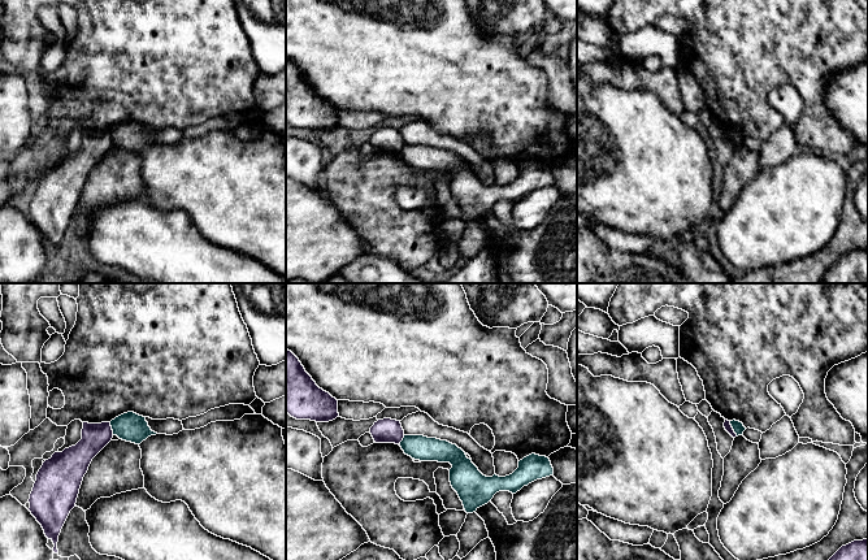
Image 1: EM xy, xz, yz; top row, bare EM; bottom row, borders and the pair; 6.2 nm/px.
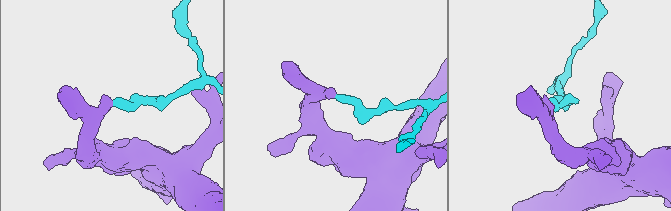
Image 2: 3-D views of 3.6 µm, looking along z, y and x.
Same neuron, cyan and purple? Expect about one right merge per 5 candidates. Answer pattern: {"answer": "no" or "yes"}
{"answer": "no"}

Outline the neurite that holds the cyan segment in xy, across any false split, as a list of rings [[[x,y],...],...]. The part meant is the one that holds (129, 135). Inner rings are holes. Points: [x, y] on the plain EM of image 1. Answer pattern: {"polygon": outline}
{"polygon": [[[134,121],[123,122],[110,130],[113,144],[120,148],[140,153],[151,144],[157,142],[152,140],[146,130],[146,126],[139,125]]]}

